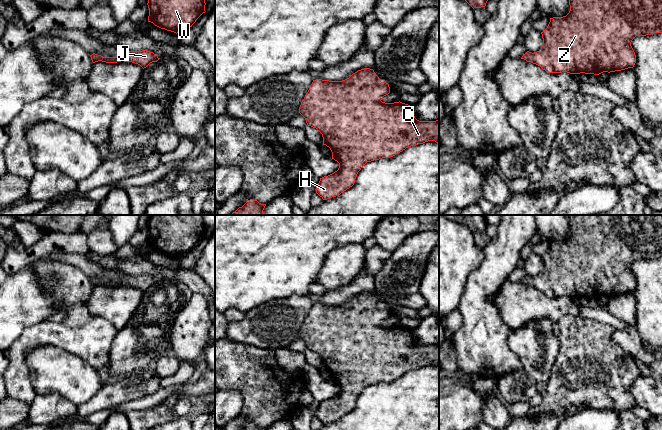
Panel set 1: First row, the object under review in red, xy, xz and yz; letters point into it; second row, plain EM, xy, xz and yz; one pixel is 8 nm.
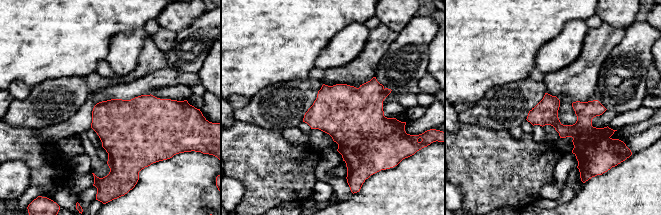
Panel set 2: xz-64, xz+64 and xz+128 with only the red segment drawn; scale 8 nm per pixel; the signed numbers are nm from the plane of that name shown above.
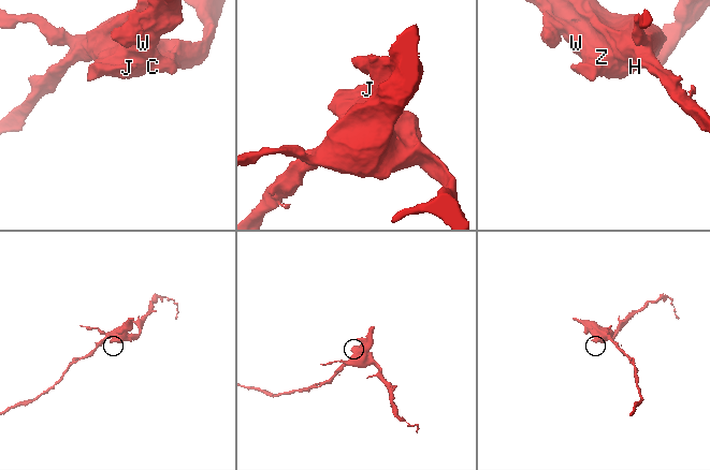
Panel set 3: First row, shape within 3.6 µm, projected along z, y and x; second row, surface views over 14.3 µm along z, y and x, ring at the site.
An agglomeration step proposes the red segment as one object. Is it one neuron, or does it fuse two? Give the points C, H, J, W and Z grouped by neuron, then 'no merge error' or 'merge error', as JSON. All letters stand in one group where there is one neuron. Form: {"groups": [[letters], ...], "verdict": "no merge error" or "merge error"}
{"groups": [["C", "H", "J", "W", "Z"]], "verdict": "no merge error"}

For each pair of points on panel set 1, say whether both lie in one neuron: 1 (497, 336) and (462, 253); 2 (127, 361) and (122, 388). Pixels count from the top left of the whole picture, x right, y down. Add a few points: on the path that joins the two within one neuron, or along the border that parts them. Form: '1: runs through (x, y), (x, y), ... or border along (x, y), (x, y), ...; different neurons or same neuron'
1: border along (483, 252), (484, 259), (470, 273), (462, 294); different neurons
2: border along (146, 367), (134, 370), (111, 381); different neurons

